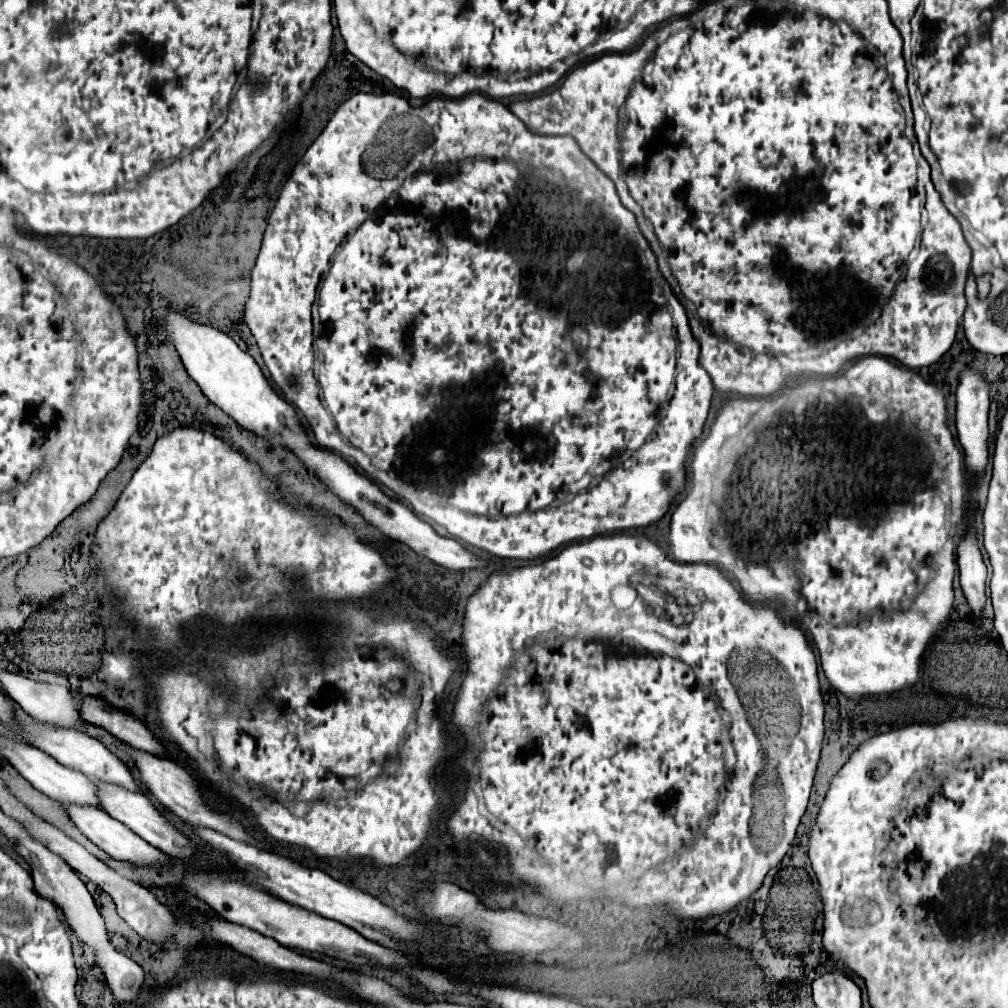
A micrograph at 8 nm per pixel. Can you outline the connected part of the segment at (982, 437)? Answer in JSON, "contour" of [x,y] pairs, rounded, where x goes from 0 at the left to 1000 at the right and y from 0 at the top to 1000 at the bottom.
{"contour":[[[963,366],[953,370],[953,380],[949,384],[949,430],[951,439],[957,447],[957,463],[963,471],[977,469],[979,463],[979,408],[981,408],[981,384],[975,374]]]}

